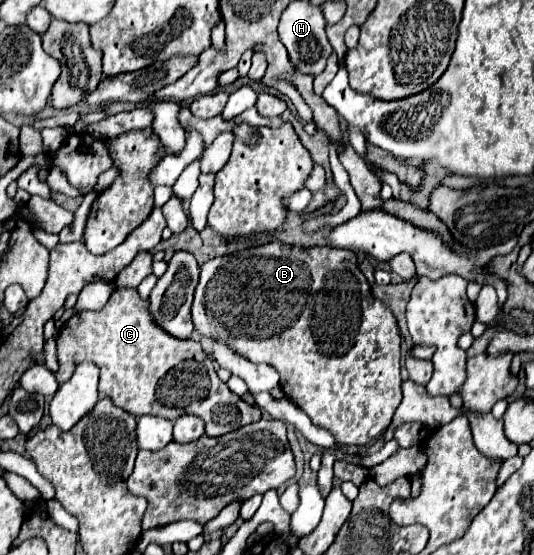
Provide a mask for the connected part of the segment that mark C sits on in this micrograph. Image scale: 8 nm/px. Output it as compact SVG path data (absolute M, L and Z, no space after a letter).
M117 288L109 302L99 312L77 312L63 326L61 336L57 338L59 370L57 380L65 382L73 374L75 366L83 360L93 360L101 370L101 396L109 396L113 404L131 412L133 416L153 414L161 418L175 420L183 414L195 414L205 420L209 436L223 436L245 424L261 420L261 410L253 404L243 402L235 396L225 382L219 380L213 362L195 340L177 340L153 324L149 314L149 300L141 300L135 288Z

